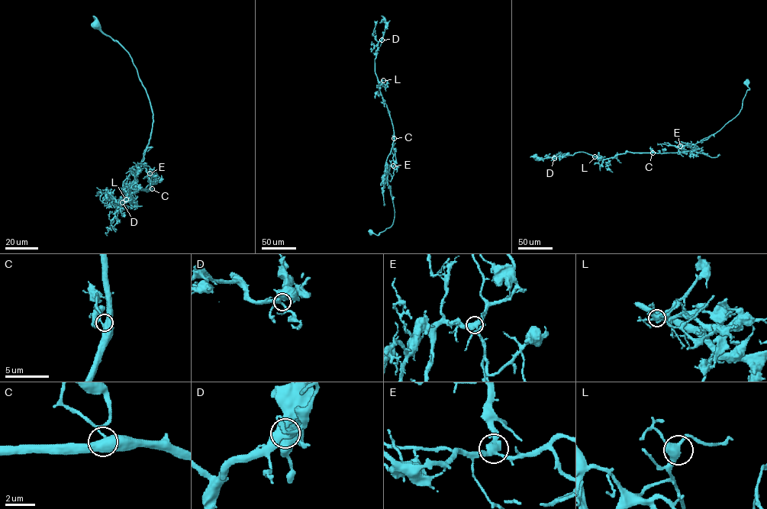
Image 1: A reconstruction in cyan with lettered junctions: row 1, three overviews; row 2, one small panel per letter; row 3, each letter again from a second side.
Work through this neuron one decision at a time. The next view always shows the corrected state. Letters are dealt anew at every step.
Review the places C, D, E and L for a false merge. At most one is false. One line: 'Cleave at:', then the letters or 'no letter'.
Cleave at: no letter

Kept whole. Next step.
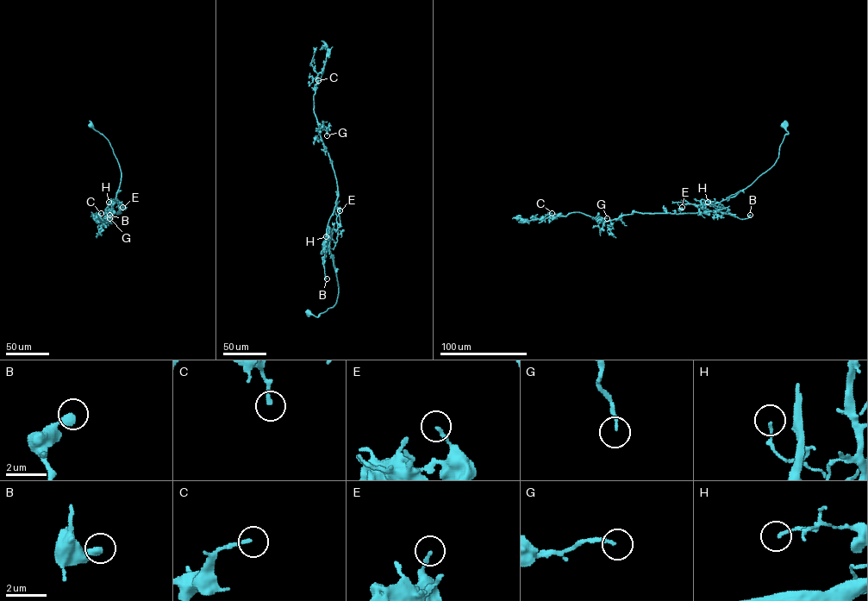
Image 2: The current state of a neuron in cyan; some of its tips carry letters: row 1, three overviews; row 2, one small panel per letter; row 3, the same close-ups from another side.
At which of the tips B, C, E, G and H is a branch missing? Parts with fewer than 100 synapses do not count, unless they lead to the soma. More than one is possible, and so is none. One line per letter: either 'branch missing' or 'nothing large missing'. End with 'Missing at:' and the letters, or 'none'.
B: nothing large missing
C: nothing large missing
E: nothing large missing
G: nothing large missing
H: nothing large missing
Missing at: none

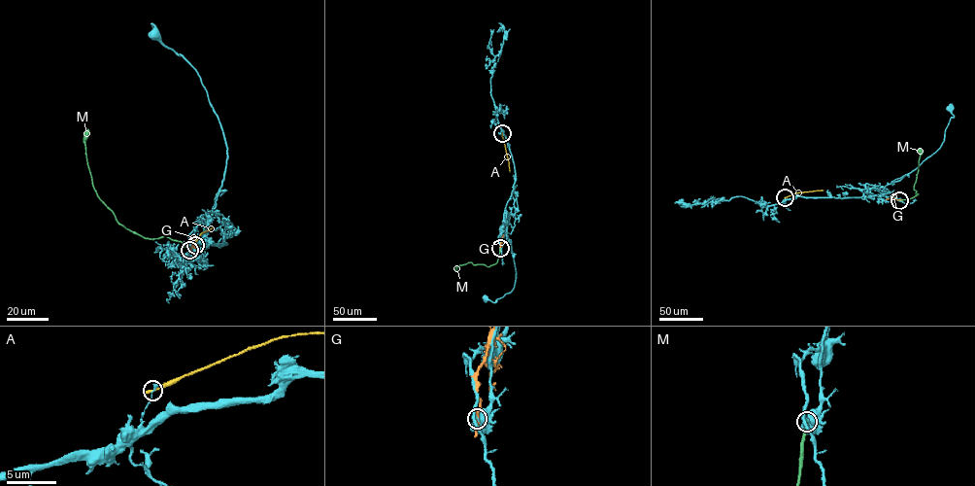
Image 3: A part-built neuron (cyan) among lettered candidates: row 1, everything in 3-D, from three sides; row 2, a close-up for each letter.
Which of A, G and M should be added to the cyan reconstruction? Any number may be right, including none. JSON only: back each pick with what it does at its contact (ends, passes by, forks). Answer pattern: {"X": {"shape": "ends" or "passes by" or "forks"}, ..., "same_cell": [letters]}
{"same_cell": []}

